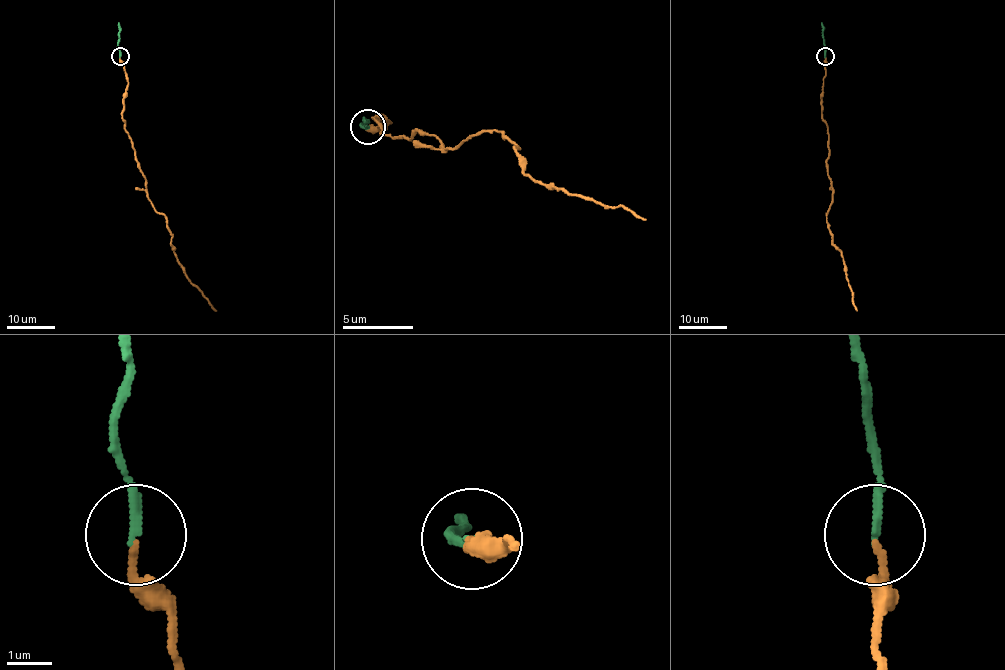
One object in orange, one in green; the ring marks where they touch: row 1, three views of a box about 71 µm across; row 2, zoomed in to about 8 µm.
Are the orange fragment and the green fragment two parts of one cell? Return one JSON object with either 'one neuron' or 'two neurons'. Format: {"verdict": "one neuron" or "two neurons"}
{"verdict": "one neuron"}

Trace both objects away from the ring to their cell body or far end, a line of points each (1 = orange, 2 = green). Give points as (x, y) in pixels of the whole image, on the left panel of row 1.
1: (120, 57), (127, 81), (121, 119), (146, 180), (147, 197), (166, 219), (184, 275), (216, 310)
2: (120, 56), (119, 23)

